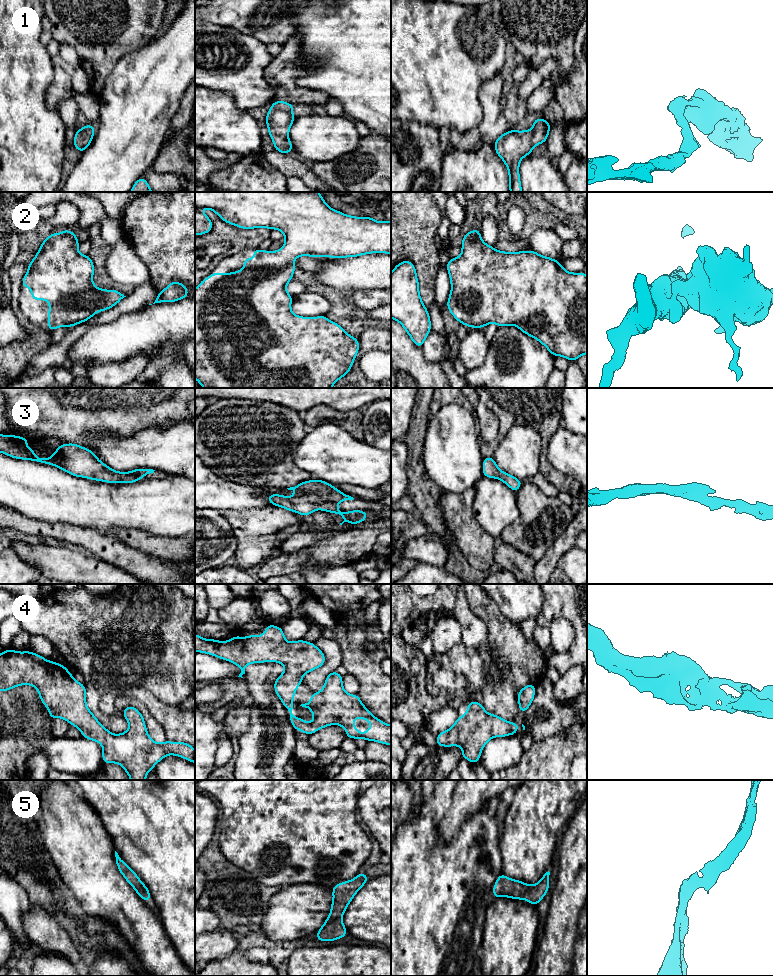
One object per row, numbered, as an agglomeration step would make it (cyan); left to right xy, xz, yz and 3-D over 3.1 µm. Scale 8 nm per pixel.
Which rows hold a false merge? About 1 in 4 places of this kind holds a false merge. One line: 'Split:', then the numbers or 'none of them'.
Split: none of them

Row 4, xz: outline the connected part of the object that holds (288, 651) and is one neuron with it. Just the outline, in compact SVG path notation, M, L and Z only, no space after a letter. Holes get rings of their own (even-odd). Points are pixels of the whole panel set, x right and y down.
M270 624L264 632L264 636L249 635L244 638L236 634L230 641L203 639L199 634L195 634L195 652L210 654L235 663L241 669L238 676L241 678L248 664L263 662L283 664L285 671L276 678L274 691L289 711L288 718L294 730L310 736L319 729L335 724L347 730L345 732L347 738L391 745L391 725L369 712L358 694L346 693L342 685L343 676L336 670L328 674L320 692L311 694L309 703L300 705L311 710L314 721L306 723L301 717L295 718L292 700L296 689L302 684L303 675L320 668L325 664L326 657L312 642L303 639L286 642L281 627ZM357 717L371 721L366 733L360 733L355 728L353 720Z

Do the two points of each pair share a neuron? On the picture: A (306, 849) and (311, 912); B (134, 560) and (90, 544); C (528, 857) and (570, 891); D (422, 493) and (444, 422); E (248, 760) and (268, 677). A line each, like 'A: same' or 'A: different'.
A: different
B: same
C: different
D: different
E: same

